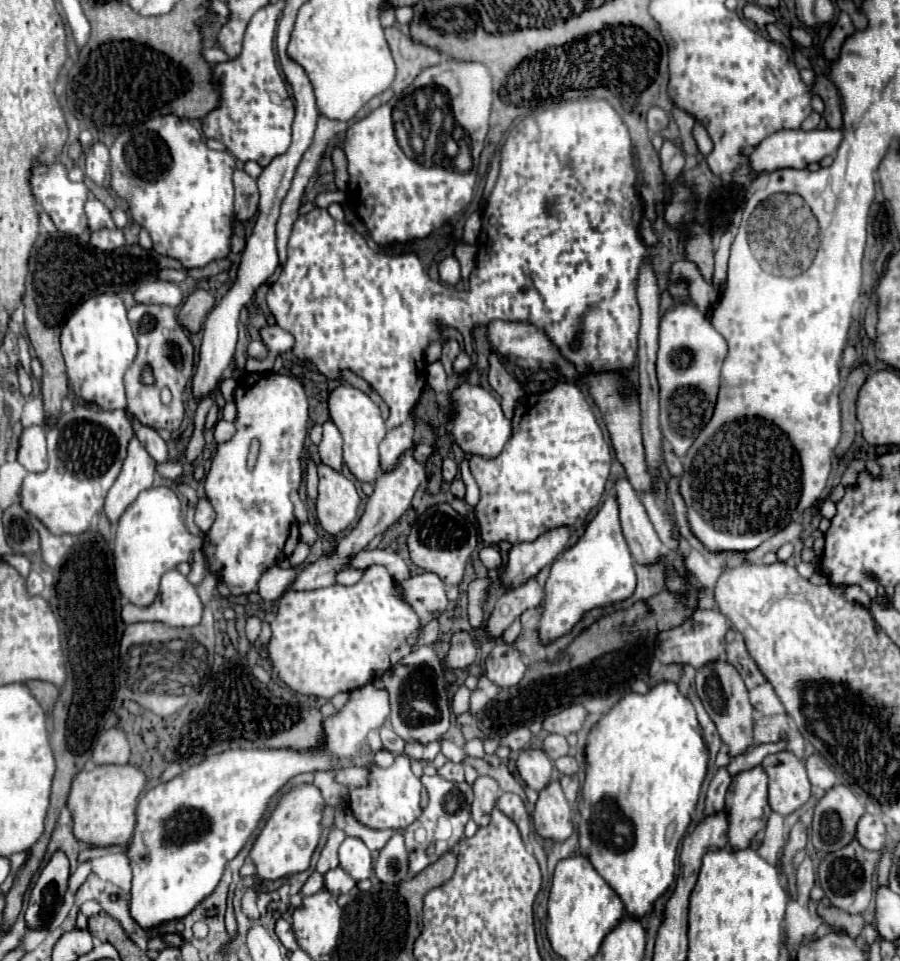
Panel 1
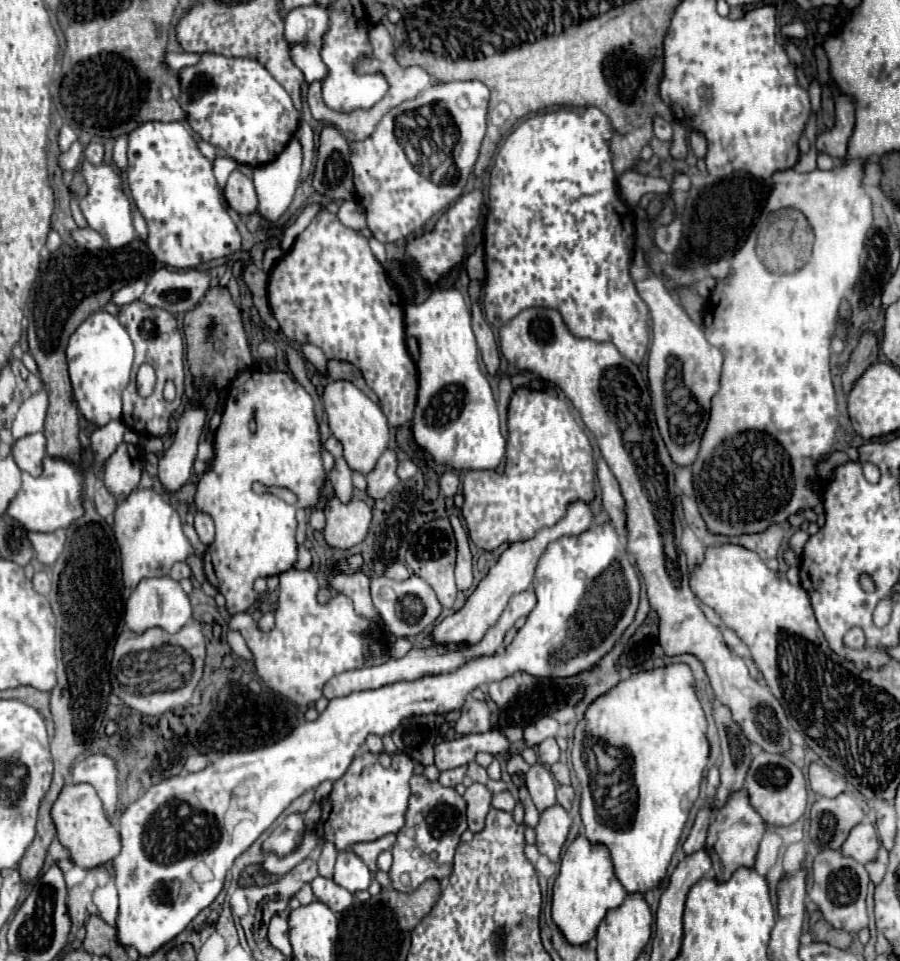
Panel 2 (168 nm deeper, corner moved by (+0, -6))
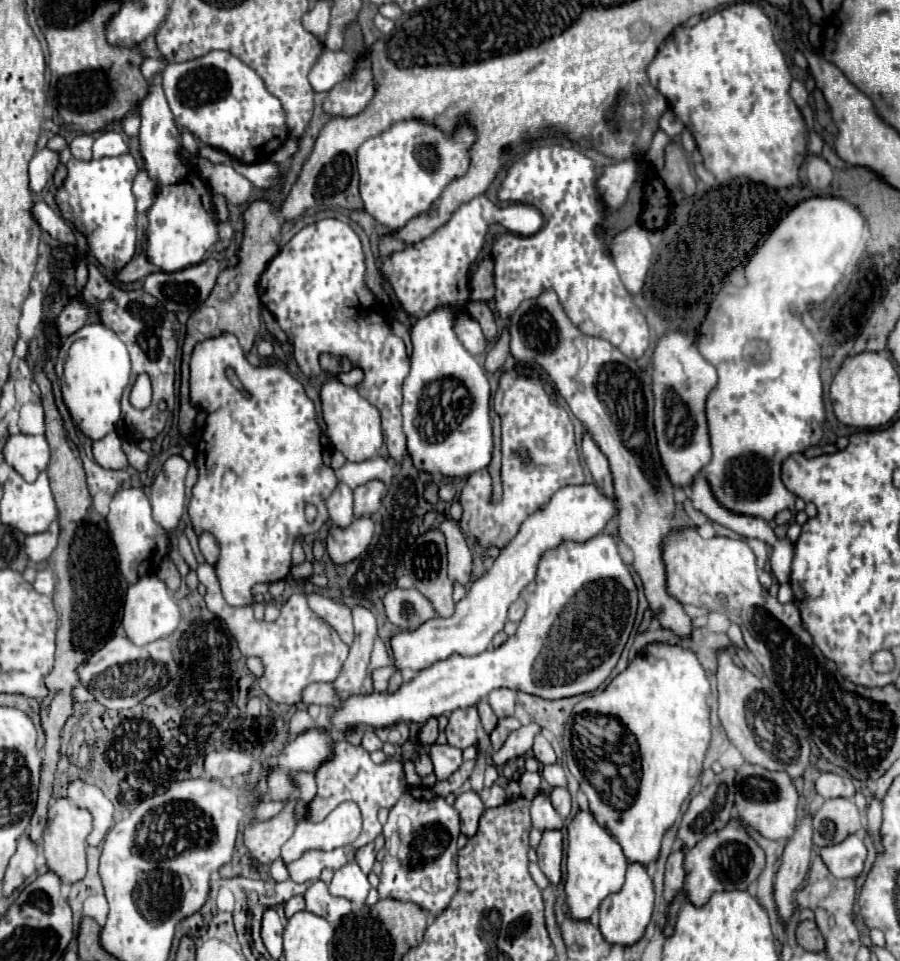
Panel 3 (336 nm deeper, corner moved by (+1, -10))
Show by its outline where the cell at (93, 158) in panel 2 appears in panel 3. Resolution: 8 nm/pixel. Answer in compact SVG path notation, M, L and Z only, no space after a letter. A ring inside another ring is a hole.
M80 135L70 143L70 151L76 159L90 161L92 159L92 143L94 143L92 135Z

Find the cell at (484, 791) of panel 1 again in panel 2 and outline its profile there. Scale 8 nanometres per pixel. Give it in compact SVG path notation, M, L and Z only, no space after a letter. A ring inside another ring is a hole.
M473 783L463 793L463 799L467 803L467 821L469 821L471 833L479 833L483 829L485 815L491 809L491 797L493 797L491 791L481 783Z

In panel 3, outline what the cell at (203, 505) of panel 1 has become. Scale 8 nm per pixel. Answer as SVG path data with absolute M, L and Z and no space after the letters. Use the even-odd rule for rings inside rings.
M204 531L204 533L200 533L198 543L200 543L200 551L202 551L202 555L204 555L206 563L214 565L214 563L216 563L216 559L218 559L218 543L216 543L214 535Z

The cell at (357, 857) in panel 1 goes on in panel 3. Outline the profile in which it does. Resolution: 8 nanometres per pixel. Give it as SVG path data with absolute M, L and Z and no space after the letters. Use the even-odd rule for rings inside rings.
M350 861L344 867L334 871L330 891L332 895L340 895L352 903L364 903L370 891L370 883L368 883L366 873L358 867L358 863Z

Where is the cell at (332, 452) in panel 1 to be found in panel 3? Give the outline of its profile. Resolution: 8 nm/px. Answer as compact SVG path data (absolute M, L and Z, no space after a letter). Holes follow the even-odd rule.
M338 483L334 493L326 501L328 513L334 525L348 527L354 519L354 491L346 483Z

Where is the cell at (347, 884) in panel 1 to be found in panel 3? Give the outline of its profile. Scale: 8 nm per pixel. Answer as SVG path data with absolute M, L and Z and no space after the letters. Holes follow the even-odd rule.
M314 881L308 887L308 891L304 893L304 899L306 899L306 911L324 917L330 923L348 915L350 909L352 909L352 903L348 899L330 895L328 885L324 881Z

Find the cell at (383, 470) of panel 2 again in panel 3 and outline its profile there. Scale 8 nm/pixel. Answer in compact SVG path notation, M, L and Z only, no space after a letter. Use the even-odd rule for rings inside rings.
M374 479L354 489L354 515L372 515L382 507L382 499L386 497L388 487Z

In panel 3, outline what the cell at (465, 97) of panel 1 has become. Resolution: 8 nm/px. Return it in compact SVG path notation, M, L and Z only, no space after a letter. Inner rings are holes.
M406 119L394 123L390 129L376 137L364 141L358 149L358 173L360 173L360 197L364 201L364 211L376 219L386 229L398 231L410 219L426 213L430 205L442 195L448 183L462 177L470 165L470 149L476 143L476 131L470 123L458 123L452 135L446 135L436 125ZM420 145L434 145L440 165L436 171L426 171L418 159L416 151Z

